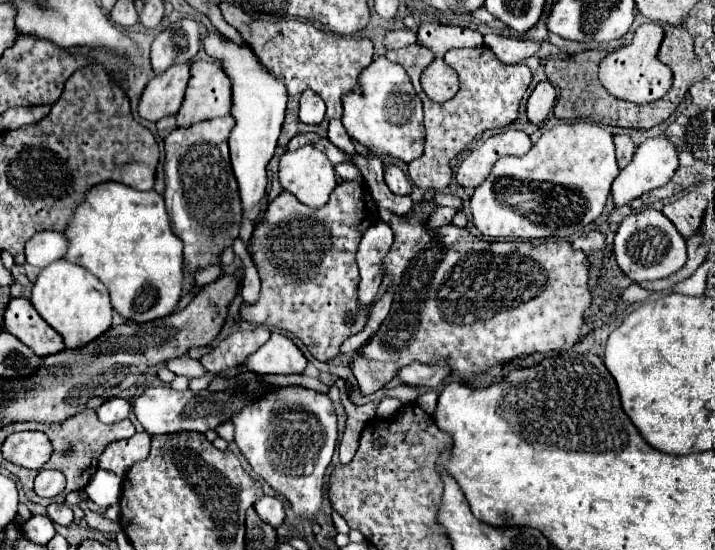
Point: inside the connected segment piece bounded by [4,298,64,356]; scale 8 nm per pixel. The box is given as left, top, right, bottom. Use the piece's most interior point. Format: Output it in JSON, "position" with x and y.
{"position":[21,319]}

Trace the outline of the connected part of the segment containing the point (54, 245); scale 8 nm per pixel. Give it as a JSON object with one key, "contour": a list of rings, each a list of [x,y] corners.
{"contour":[[[36,232],[26,242],[26,262],[38,268],[46,268],[56,258],[62,258],[68,248],[62,232]]]}

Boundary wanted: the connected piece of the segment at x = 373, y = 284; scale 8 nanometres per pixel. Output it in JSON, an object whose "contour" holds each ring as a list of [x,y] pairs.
{"contour":[[[378,222],[364,232],[358,254],[356,254],[360,276],[362,276],[360,288],[358,288],[360,306],[372,306],[372,302],[376,300],[380,284],[384,280],[382,262],[392,242],[394,242],[394,234],[392,230],[388,230],[384,222]]]}

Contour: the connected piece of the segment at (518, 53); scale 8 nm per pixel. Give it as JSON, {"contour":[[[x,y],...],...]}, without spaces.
{"contour":[[[486,34],[484,42],[492,48],[492,52],[502,62],[508,62],[508,64],[522,62],[540,50],[540,42],[536,40],[516,40],[516,38],[504,38],[498,34]]]}

